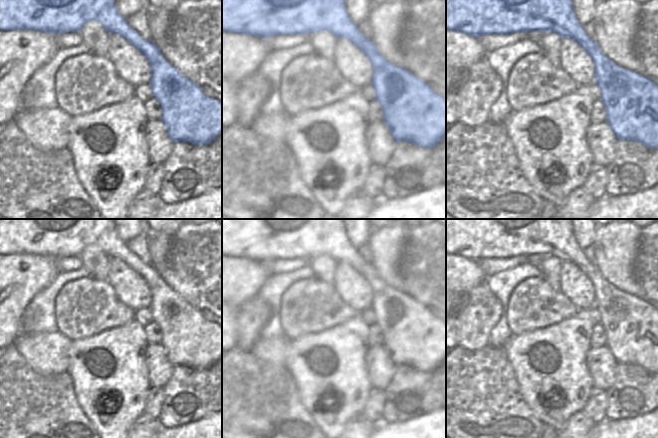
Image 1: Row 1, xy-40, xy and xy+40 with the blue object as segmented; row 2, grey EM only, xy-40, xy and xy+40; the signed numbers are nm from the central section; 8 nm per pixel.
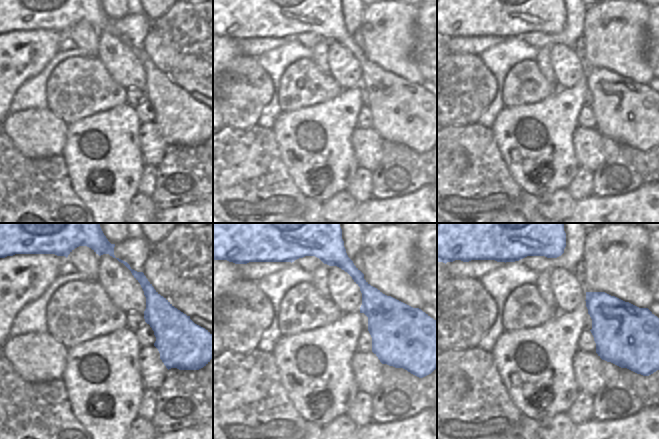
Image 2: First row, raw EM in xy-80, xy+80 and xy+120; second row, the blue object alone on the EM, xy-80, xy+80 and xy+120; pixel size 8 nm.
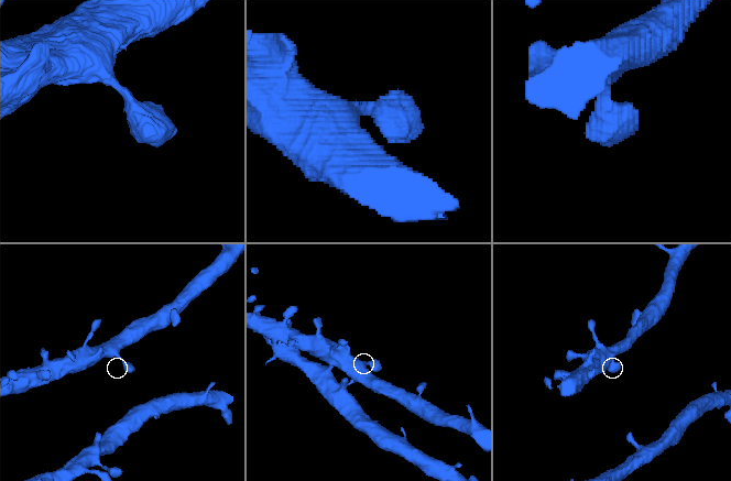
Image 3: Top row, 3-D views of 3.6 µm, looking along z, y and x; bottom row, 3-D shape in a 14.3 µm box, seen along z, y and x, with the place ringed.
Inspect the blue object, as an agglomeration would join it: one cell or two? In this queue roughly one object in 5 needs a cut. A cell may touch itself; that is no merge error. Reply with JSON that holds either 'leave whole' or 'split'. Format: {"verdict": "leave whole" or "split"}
{"verdict": "leave whole"}

